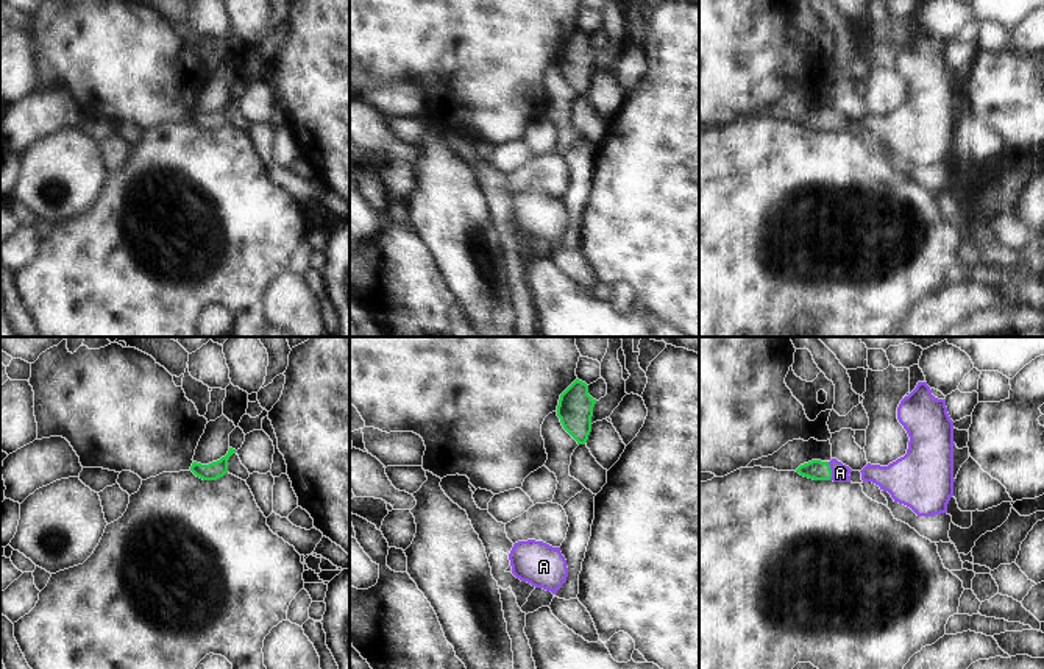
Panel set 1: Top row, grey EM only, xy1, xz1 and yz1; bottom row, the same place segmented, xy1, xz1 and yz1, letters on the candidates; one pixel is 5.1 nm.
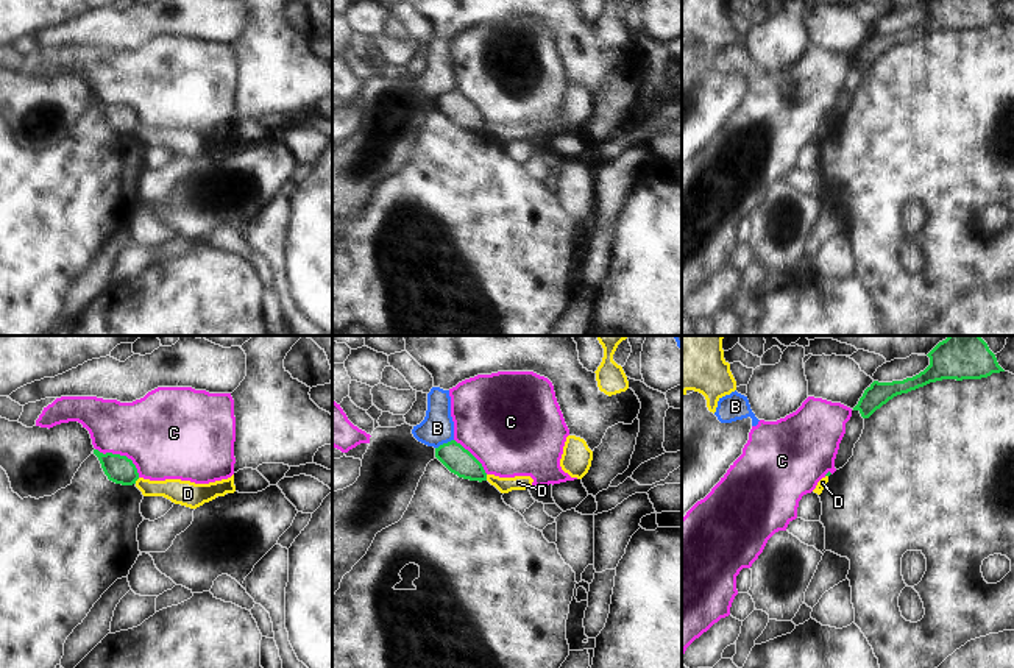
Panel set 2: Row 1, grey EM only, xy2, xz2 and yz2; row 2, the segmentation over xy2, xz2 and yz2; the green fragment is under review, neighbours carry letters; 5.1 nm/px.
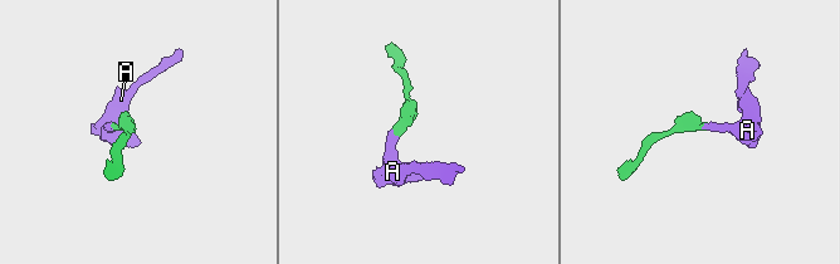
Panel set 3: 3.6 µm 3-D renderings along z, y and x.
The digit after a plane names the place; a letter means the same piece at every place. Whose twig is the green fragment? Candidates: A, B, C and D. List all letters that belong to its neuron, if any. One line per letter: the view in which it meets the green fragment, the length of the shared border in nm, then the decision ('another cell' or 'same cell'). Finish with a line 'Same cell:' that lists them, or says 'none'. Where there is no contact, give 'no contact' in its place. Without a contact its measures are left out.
A: meets green in yz1; contact 100 nm long; same cell
B: meets green in xz2; contact 110 nm long; another cell
C: meets green in xy2; contact 280 nm long; another cell
D: meets green in xy2; contact 40 nm long; another cell
Same cell: A

